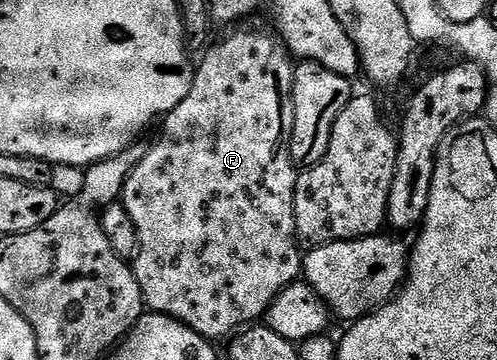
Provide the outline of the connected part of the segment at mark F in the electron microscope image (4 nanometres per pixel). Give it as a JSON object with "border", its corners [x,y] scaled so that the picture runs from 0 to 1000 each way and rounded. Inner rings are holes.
{"border":[[[473,78],[459,106],[449,106],[441,119],[419,125],[406,142],[400,183],[396,172],[396,192],[390,197],[384,219],[384,242],[380,244],[380,267],[372,267],[372,278],[364,278],[364,289],[356,289],[356,300],[348,300],[348,311],[340,311],[324,339],[328,347],[328,375],[306,400],[304,417],[300,414],[290,425],[288,442],[280,447],[268,467],[264,486],[256,492],[256,506],[247,514],[245,567],[252,589],[260,600],[260,611],[272,636],[272,667],[276,692],[268,719],[268,747],[272,753],[272,775],[288,814],[288,836],[298,864],[330,872],[342,883],[354,883],[364,900],[372,900],[388,922],[396,922],[404,936],[419,944],[435,944],[433,939],[463,942],[483,911],[495,911],[507,900],[519,897],[523,886],[537,869],[537,858],[549,844],[549,833],[557,833],[557,822],[581,789],[604,781],[606,753],[610,744],[612,708],[602,706],[602,683],[606,686],[604,664],[598,658],[594,633],[594,497],[598,492],[598,464],[594,447],[586,439],[586,381],[590,378],[590,267],[586,264],[586,244],[579,222],[594,214],[596,175],[590,169],[588,153],[581,147],[575,128],[543,81],[537,83],[481,83],[489,78]]]}

